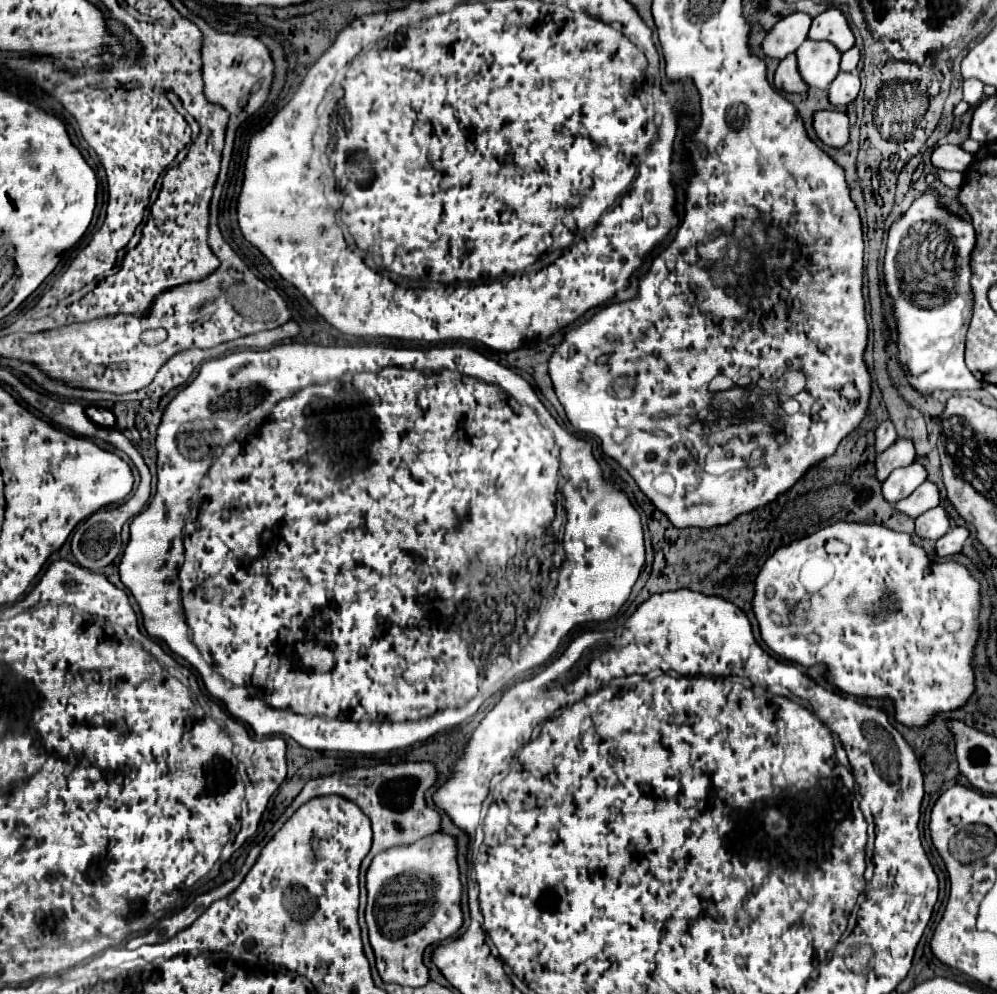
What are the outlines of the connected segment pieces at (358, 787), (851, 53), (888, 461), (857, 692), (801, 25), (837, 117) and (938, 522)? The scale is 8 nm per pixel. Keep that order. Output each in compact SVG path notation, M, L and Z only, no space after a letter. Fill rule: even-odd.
M399 763L399 765L375 765L375 767L357 767L347 769L341 773L333 773L327 777L309 779L301 793L293 799L293 803L277 817L273 831L277 831L305 801L319 797L319 795L343 795L349 801L355 801L363 813L373 823L373 847L369 855L363 859L361 871L369 867L371 859L395 845L413 843L415 839L421 839L425 835L431 835L439 831L441 825L441 813L437 809L429 809L425 801L425 791L431 789L431 785L437 781L437 767L433 763Z
M851 47L851 49L845 51L843 57L841 57L841 71L855 71L859 59L861 59L859 47Z
M899 437L887 451L879 453L877 461L875 461L875 467L877 467L877 477L879 481L885 481L893 469L897 467L905 467L905 465L911 465L915 461L915 445L911 439L905 439L905 437Z
M837 521L833 525L823 527L821 531L813 533L813 535L795 539L789 545L779 547L779 551L775 551L771 555L771 559L767 559L767 563L761 567L759 575L755 577L755 597L753 597L751 605L753 605L755 617L759 621L763 641L779 657L781 657L781 639L783 639L783 657L785 659L794 661L793 663L801 663L803 667L811 667L815 663L825 665L823 677L827 679L827 683L835 685L839 691L843 691L847 695L855 695L855 697L863 697L863 699L867 699L867 697L869 699L891 699L893 707L895 707L895 721L903 723L905 727L911 727L911 729L927 727L939 713L949 713L949 711L957 711L957 709L965 707L967 701L971 699L971 695L975 693L975 665L973 665L973 661L975 661L975 645L981 635L981 623L979 623L981 585L969 573L969 569L965 565L955 563L955 561L929 559L927 551L923 547L915 545L907 533L897 533L897 531L877 525L877 523ZM809 561L811 561L811 583L827 583L827 587L823 591L817 591L813 595L799 581L801 569Z
M793 13L781 19L765 37L763 51L769 57L785 59L789 53L795 53L799 45L807 39L811 27L811 17L807 13Z
M827 109L827 111L817 111L815 113L815 131L819 139L825 145L831 147L843 147L849 143L849 117L843 111L837 109Z
M943 505L935 507L935 509L929 509L927 513L919 515L915 519L915 527L917 527L917 535L923 537L923 539L931 539L931 541L937 541L941 539L947 529L949 529L949 515L945 511Z

